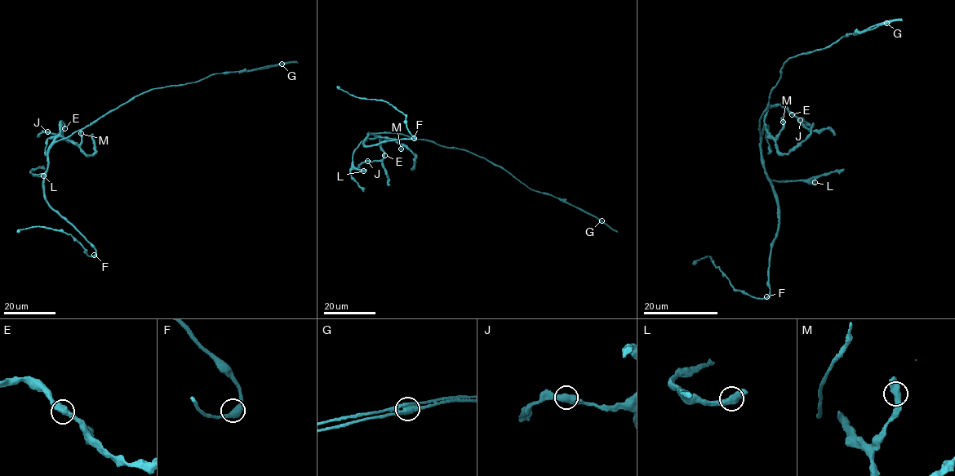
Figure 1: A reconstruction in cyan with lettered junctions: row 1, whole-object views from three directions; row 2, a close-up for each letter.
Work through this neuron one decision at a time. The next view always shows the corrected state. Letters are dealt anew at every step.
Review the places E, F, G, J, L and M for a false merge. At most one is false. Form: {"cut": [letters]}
{"cut": ["G"]}

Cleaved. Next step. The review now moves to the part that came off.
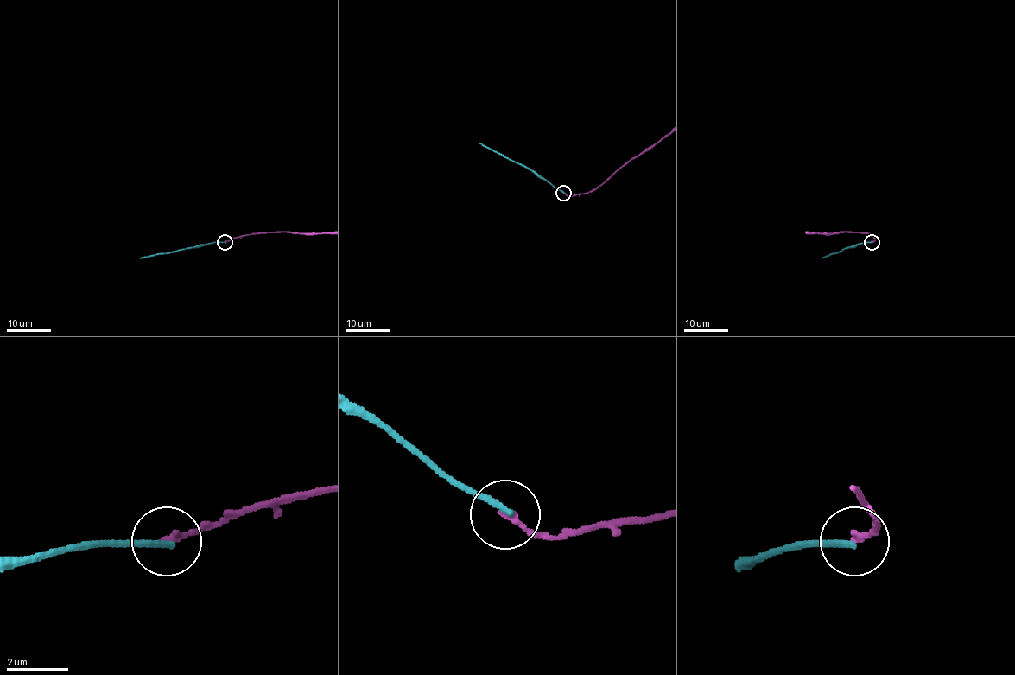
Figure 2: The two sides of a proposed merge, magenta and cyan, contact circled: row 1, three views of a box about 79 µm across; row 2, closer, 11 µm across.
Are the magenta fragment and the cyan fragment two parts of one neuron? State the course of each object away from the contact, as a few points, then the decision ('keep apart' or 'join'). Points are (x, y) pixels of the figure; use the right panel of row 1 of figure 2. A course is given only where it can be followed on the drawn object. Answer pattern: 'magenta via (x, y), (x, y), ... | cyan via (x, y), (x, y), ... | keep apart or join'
cyan via (872, 242), (864, 242), (821, 258) | keep apart

